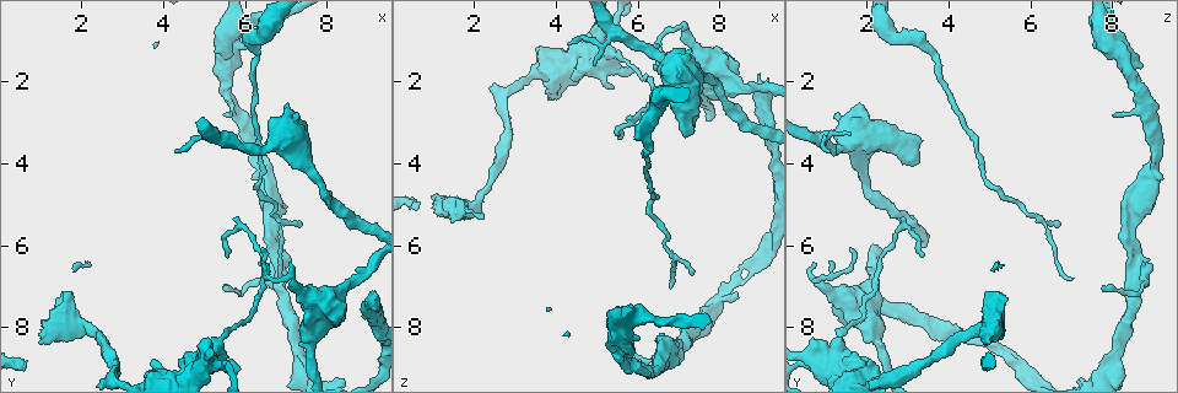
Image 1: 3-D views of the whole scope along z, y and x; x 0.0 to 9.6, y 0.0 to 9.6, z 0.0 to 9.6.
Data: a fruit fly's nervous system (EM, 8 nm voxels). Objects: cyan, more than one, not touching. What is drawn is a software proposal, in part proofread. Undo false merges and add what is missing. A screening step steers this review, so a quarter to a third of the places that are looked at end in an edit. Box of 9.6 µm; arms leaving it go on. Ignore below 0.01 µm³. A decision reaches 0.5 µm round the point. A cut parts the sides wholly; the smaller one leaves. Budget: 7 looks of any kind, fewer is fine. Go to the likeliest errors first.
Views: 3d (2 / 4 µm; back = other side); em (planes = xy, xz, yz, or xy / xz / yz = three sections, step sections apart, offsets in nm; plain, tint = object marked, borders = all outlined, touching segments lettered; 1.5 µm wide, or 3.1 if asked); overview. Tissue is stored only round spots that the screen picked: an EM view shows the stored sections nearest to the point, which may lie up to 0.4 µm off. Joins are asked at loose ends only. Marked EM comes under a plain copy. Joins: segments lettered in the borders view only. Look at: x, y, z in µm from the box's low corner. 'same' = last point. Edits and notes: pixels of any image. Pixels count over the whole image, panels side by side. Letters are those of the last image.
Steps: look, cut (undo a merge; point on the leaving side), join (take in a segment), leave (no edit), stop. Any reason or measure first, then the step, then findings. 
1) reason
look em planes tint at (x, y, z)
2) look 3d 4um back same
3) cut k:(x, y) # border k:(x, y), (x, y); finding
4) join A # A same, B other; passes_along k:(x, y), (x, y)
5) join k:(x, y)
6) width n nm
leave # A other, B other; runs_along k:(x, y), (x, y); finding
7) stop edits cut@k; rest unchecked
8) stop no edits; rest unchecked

calibre changes
look em xy step 8 tint at (6.35, 1.40, 3.70)

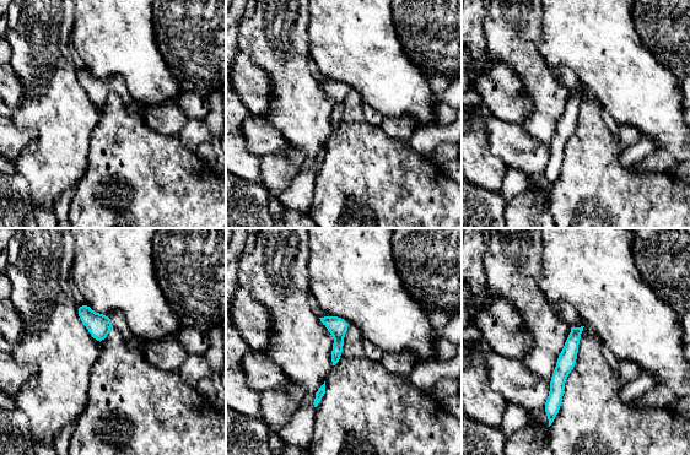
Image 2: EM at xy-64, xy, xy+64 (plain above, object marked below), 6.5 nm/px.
look em planes borders same

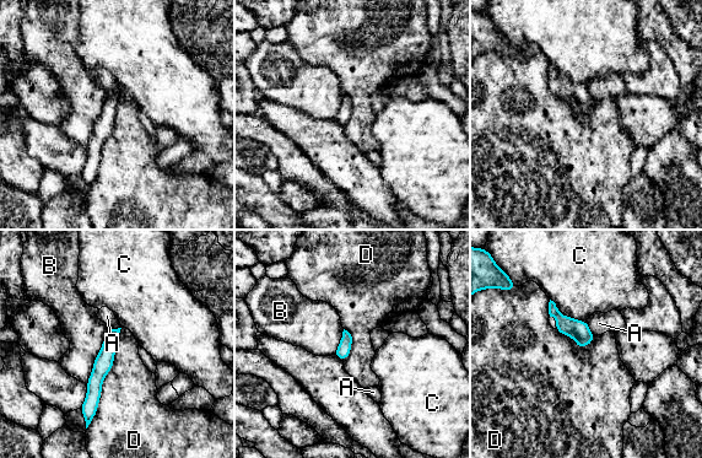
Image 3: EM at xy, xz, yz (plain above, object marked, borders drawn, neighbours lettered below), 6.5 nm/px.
leave # A other, B other, C other, D other; border 3:(122, 328), (96, 415), (86, 427); all the same cell

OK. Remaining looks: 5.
thick turns thin
look 3d 2um at (5.30, 8.90, 0.60)

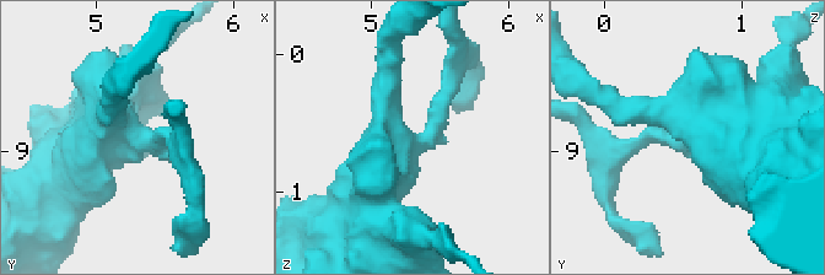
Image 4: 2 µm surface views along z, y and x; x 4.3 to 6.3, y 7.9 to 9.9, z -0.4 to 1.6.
now the EM
look em yz step 8 borders at (5.30, 8.86, 0.60)

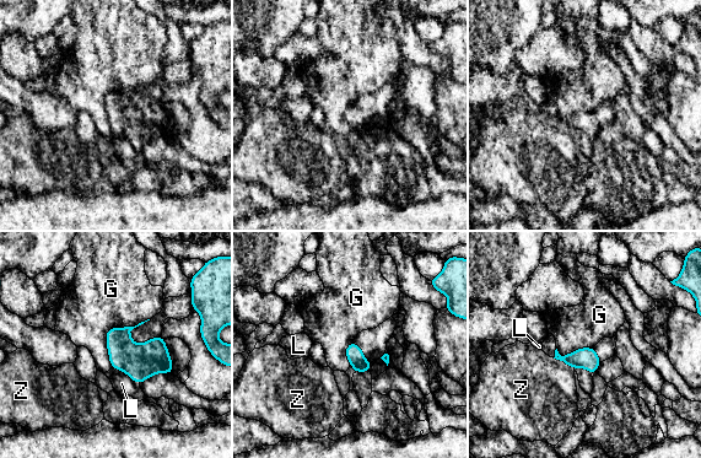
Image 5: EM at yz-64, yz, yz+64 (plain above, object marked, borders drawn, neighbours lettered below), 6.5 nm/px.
cut 5:(354, 354) # G other, L other, Z other; border 5:(365, 360), (350, 362); two cells meet here

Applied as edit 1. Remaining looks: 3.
look overview

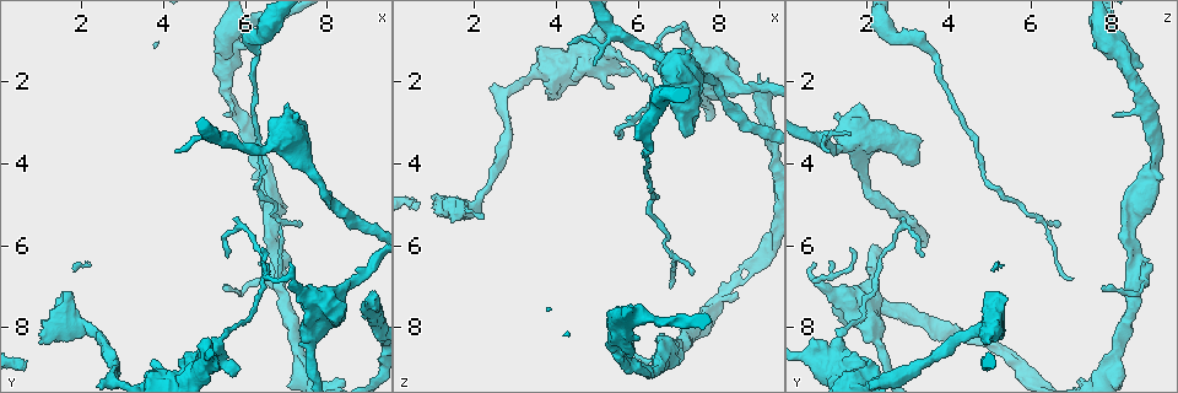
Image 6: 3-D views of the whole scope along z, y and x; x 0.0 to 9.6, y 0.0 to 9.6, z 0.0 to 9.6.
sudden change in width
look em planes borders at (6.50, 3.70, 1.30)

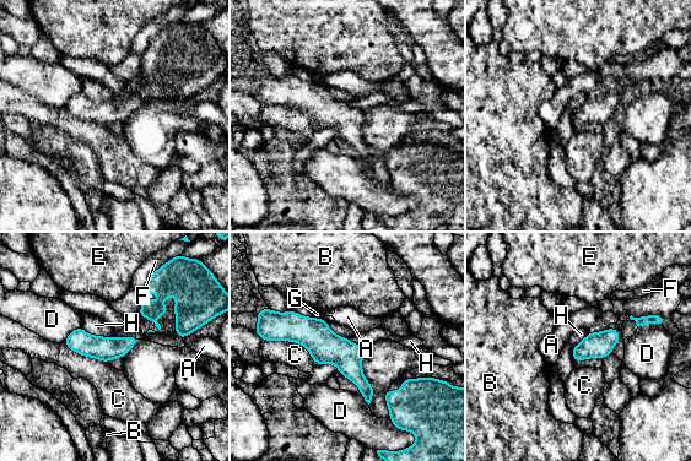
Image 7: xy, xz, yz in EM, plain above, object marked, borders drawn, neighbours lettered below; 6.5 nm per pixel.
longest_contact C 400 nm
leave # A other, B other, C other, D other, E other, F other, G other, H other; all the same cell

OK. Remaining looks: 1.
stop edits cut@5; rest unchecked

